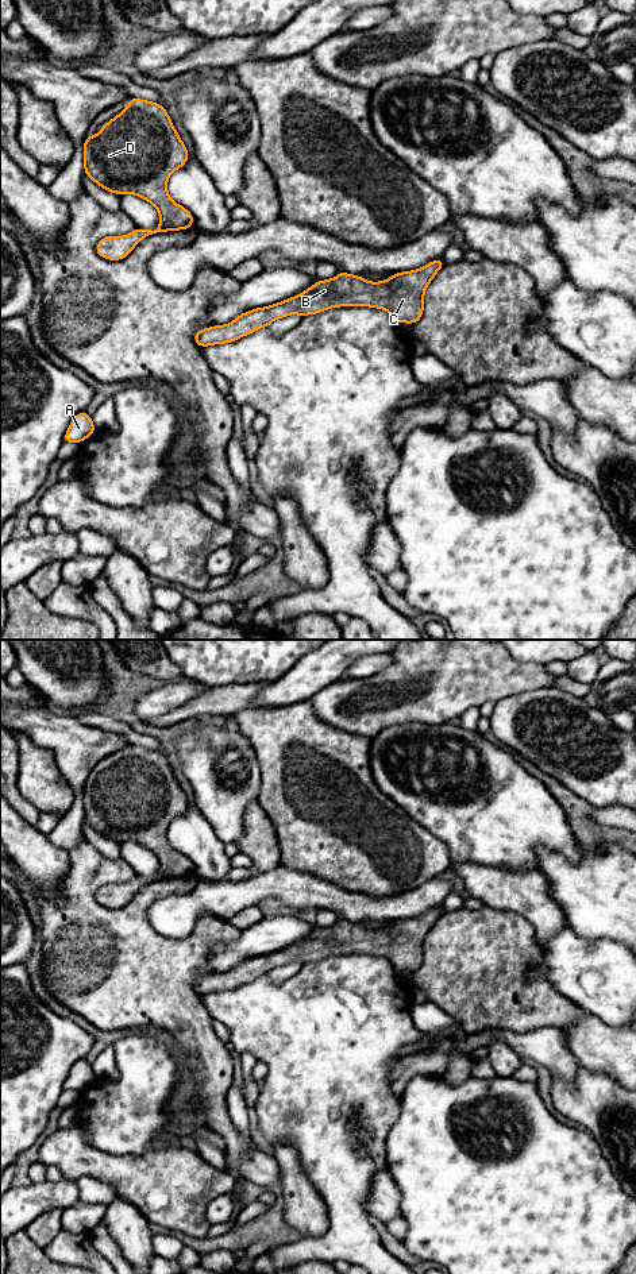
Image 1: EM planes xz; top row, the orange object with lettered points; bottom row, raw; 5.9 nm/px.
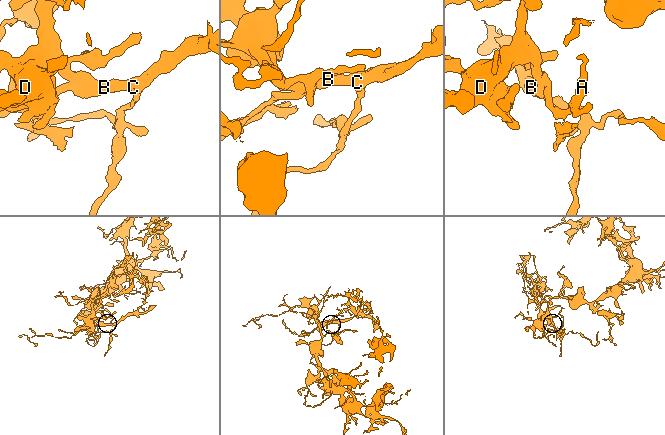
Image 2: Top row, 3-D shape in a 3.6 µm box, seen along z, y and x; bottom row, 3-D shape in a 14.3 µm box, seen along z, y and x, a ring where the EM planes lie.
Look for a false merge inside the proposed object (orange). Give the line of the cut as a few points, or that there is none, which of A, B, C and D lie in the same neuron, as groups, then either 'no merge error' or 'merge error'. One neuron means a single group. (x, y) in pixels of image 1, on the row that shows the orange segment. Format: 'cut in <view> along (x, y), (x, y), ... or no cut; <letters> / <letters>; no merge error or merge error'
no cut; A B C D; no merge error

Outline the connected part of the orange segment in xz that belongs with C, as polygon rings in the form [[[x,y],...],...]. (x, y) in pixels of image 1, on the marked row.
[[[436,259],[412,271],[393,274],[389,279],[370,282],[359,275],[339,271],[332,279],[319,279],[305,292],[270,306],[251,309],[226,325],[203,328],[193,336],[197,345],[226,344],[269,327],[289,314],[317,314],[339,306],[385,309],[396,323],[416,324],[424,312],[424,293],[444,260]]]

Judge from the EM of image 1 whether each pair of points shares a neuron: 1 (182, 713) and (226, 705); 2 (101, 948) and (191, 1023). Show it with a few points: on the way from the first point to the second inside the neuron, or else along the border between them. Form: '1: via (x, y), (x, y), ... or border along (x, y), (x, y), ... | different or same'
1: via (193, 707), (215, 705) | same
2: via (123, 969), (131, 977), (146, 980), (169, 1002) | same

